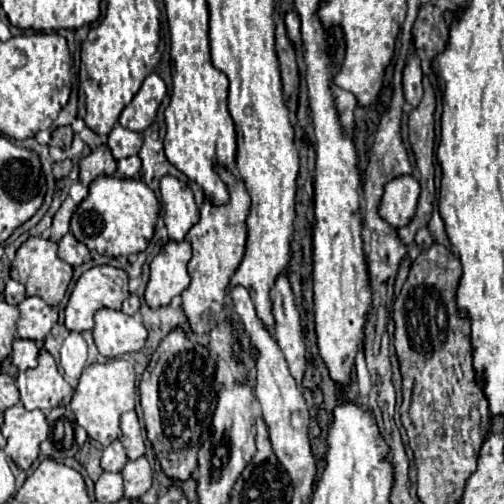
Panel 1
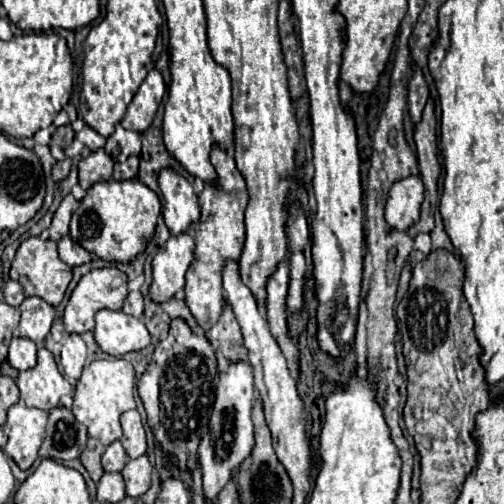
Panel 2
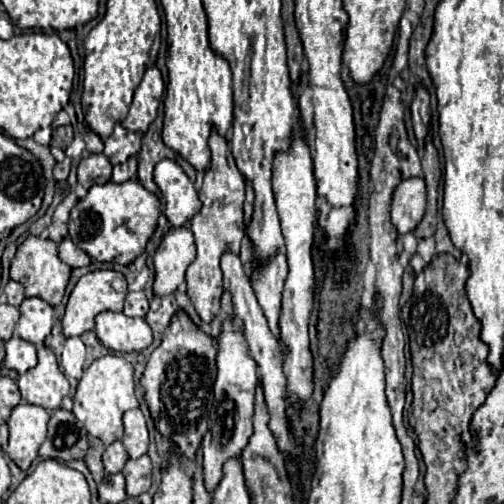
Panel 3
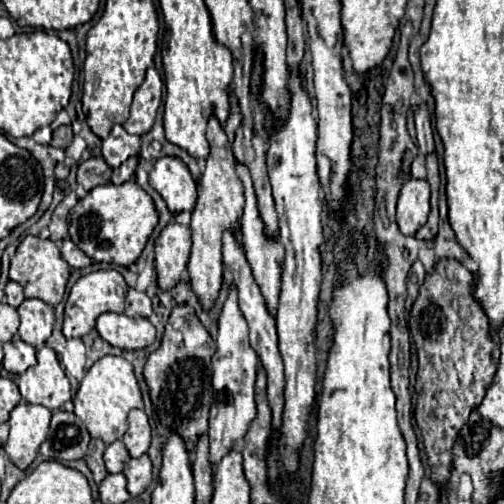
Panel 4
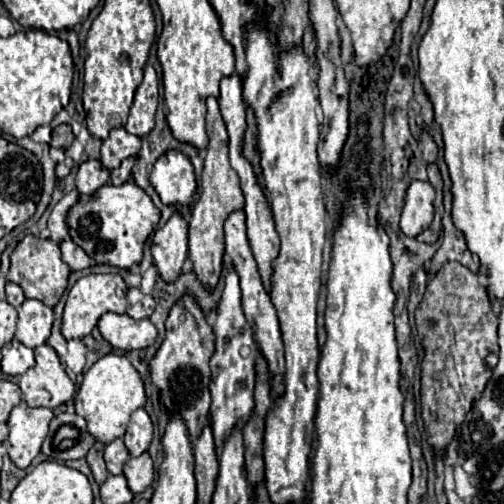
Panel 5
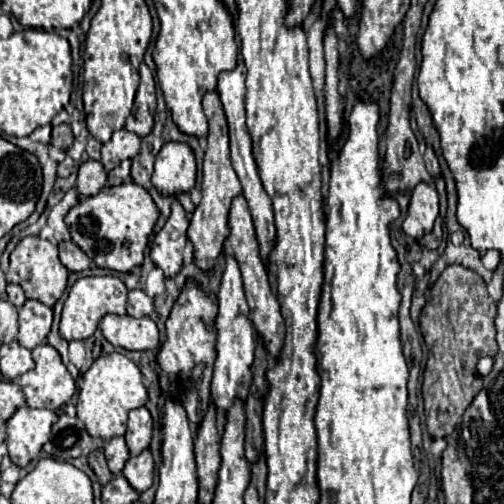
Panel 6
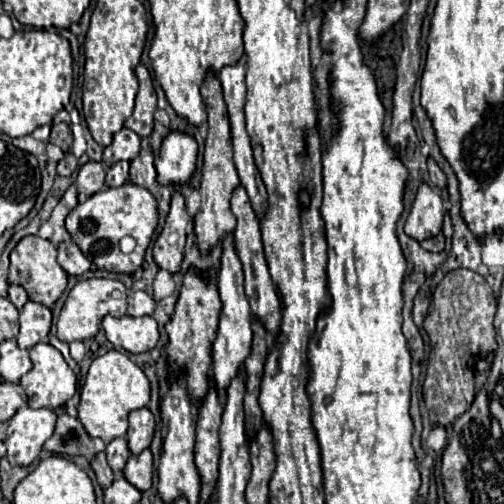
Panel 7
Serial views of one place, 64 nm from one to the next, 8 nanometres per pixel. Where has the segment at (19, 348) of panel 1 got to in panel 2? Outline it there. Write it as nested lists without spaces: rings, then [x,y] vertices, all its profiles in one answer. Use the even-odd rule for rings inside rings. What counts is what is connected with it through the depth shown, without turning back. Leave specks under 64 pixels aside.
[[[14,336],[10,342],[10,352],[8,352],[8,362],[16,370],[28,370],[36,366],[36,344],[28,338]]]

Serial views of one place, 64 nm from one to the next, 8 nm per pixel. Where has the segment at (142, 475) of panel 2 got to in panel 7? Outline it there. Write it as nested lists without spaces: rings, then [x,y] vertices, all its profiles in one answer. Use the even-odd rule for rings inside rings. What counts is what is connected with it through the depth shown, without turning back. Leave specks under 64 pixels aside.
[[[144,450],[138,456],[130,456],[128,464],[124,466],[126,480],[140,492],[144,492],[152,486],[152,472],[154,472],[154,464],[152,464],[150,450]]]

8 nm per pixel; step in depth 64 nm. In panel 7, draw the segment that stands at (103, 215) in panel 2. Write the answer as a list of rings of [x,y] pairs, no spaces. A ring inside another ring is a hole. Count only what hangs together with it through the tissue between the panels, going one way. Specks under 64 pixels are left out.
[[[132,182],[122,184],[120,188],[102,188],[86,202],[78,204],[66,218],[66,230],[72,240],[80,246],[84,256],[94,262],[98,268],[118,274],[132,274],[144,262],[144,252],[150,244],[150,238],[158,226],[158,210],[156,198],[146,190]],[[124,236],[132,236],[136,240],[136,248],[130,254],[122,254],[118,242]]]

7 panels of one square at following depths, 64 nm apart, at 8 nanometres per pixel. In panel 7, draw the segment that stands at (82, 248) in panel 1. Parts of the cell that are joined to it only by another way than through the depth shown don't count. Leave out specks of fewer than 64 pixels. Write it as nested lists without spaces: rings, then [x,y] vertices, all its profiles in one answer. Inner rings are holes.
[[[62,242],[58,246],[58,262],[68,274],[74,274],[74,276],[80,276],[86,270],[90,270],[90,262],[74,242]]]

